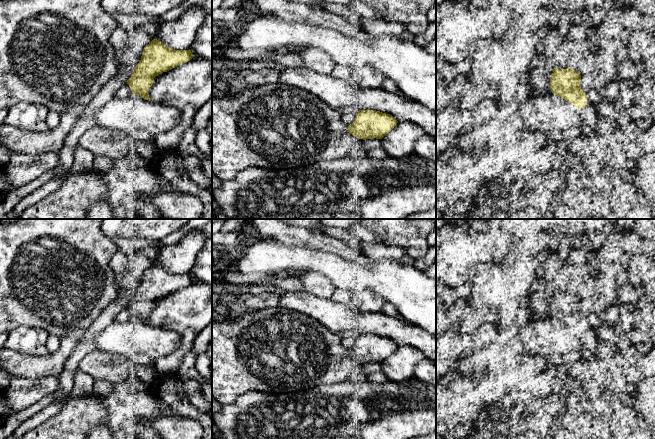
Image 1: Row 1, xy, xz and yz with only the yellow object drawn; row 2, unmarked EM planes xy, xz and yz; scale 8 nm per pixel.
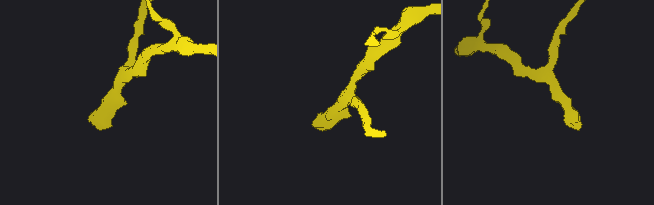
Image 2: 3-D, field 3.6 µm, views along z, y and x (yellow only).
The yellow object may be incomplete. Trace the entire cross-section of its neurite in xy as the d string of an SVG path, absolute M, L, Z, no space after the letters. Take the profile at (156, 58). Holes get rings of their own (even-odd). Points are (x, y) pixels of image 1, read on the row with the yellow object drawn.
M153 39L143 49L140 62L126 81L133 94L151 101L148 91L154 78L181 64L190 61L194 55L191 50L173 50L163 42Z

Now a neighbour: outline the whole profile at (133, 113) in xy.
M136 94L125 99L112 98L105 105L96 109L93 120L96 126L118 130L133 136L138 130L147 131L153 138L173 129L180 121L181 112L169 105L148 101Z

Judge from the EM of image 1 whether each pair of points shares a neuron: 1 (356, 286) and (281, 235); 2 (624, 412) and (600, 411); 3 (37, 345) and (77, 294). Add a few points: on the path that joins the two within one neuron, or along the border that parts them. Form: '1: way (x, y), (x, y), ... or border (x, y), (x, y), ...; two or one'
1: border (291, 244), (306, 246), (319, 251); two
2: border (609, 401), (611, 409), (610, 428); two
3: border (24, 326), (40, 327), (49, 334); two

